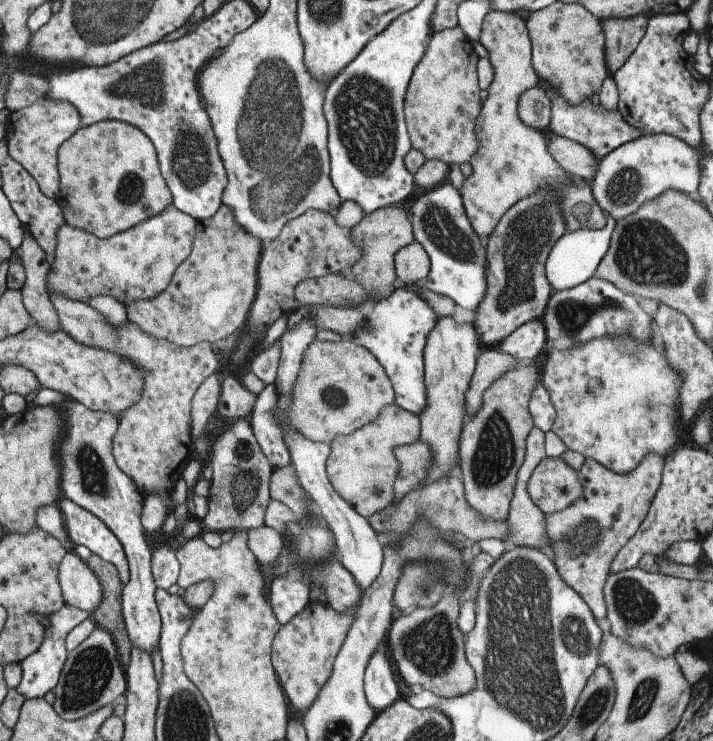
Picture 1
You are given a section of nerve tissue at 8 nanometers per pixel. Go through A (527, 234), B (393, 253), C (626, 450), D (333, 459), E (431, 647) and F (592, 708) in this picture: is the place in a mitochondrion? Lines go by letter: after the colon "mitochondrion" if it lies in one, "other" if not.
A: mitochondrion
B: other
C: other
D: other
E: mitochondrion
F: mitochondrion

